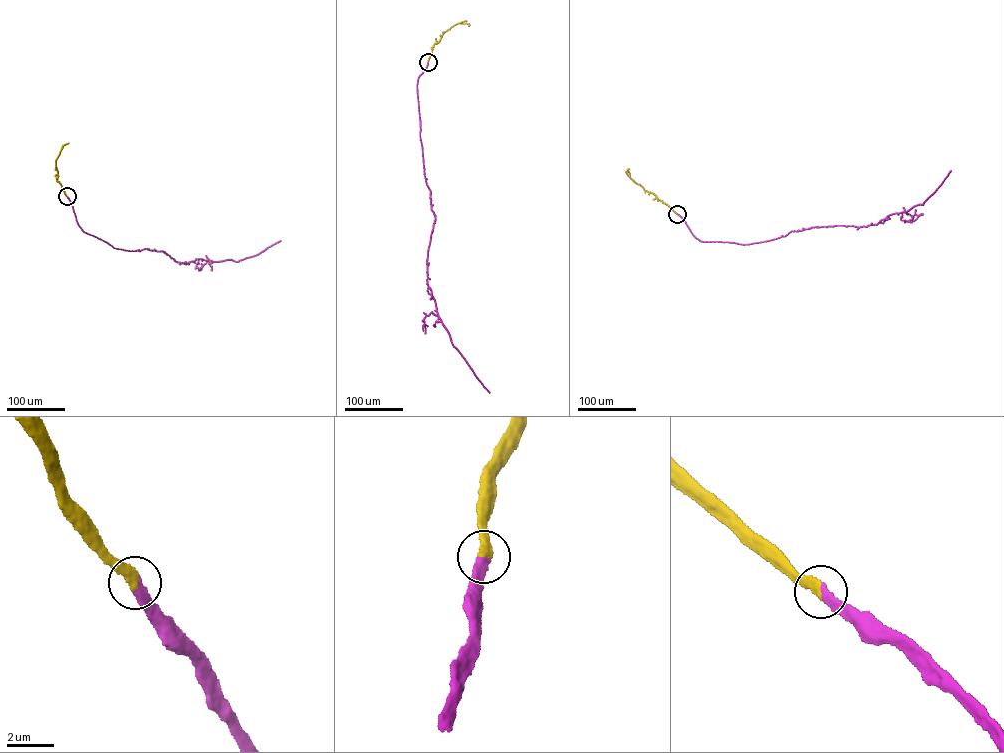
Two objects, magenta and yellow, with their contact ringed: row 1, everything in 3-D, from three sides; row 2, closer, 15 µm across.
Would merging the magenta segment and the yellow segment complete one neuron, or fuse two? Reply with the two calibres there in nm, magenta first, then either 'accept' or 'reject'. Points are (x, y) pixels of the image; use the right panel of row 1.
400 nm thick on the magenta side, 420 nm on the other; accept

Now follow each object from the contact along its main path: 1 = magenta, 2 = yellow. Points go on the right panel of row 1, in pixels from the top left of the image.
1: (677, 214), (700, 241), (743, 244), (770, 240), (812, 227), (867, 226), (923, 204), (951, 170)
2: (677, 214), (631, 178), (629, 169)

